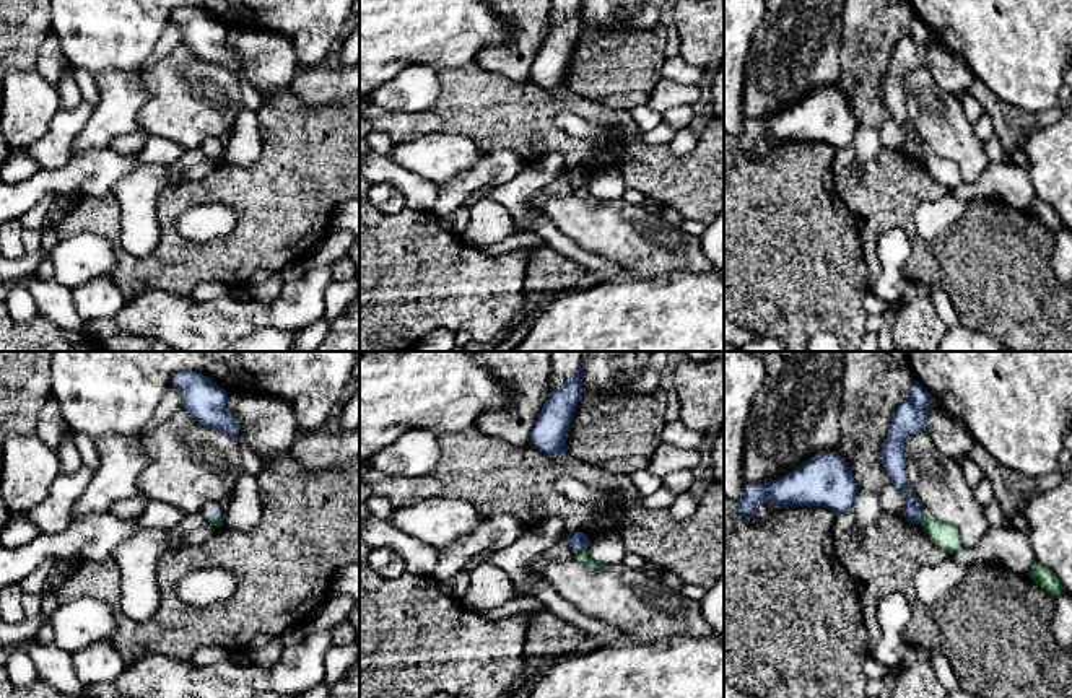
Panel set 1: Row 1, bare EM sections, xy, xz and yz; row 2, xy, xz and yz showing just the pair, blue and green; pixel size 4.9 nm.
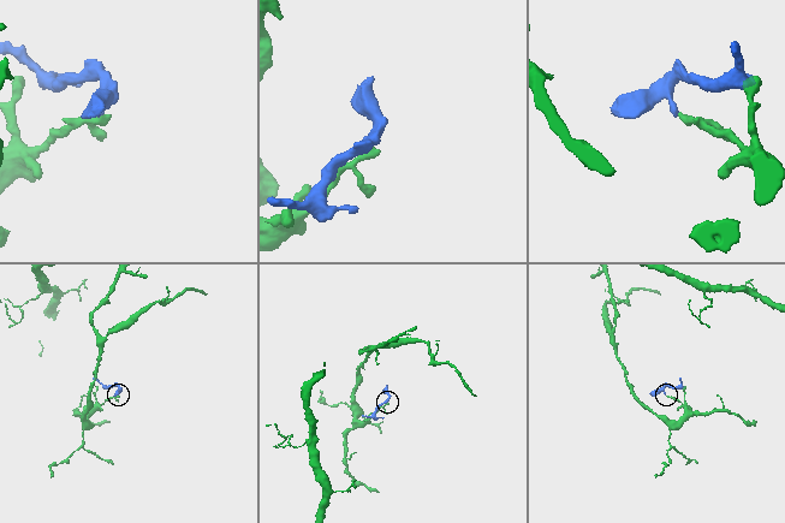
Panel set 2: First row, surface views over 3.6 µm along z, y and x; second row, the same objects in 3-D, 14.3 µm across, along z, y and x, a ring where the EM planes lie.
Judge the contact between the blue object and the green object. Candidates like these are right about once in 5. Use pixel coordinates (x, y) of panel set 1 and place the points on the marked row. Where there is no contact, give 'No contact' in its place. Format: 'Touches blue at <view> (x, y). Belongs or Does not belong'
Touches blue at xz (579, 547). Does not belong

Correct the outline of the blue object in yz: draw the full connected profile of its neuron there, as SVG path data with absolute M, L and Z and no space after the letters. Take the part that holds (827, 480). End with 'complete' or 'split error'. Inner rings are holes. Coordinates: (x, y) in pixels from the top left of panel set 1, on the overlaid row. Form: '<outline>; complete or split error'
M823 451L786 475L747 485L739 501L724 498L724 521L752 516L771 501L776 509L787 506L823 506L843 513L852 506L859 493L849 464L836 451Z; split error

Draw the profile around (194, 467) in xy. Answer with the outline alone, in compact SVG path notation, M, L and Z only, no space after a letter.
M182 407L151 433L138 438L150 456L150 462L138 478L140 493L148 501L168 503L187 516L224 509L223 501L234 496L237 480L246 473L239 439L200 425Z

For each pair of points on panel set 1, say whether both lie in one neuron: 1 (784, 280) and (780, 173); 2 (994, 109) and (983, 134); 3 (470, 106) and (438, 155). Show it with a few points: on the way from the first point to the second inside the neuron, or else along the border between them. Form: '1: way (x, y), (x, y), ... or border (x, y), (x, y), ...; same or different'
1: way (780, 254), (780, 199); same
2: border (984, 111), (997, 132); different
3: border (413, 135), (453, 134), (467, 137), (483, 153); different

